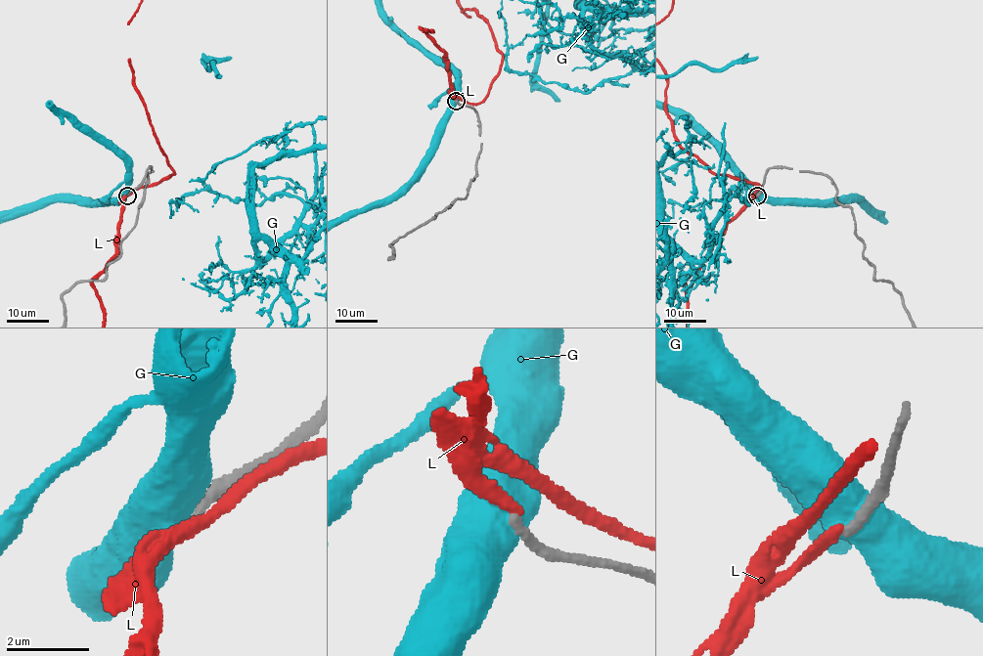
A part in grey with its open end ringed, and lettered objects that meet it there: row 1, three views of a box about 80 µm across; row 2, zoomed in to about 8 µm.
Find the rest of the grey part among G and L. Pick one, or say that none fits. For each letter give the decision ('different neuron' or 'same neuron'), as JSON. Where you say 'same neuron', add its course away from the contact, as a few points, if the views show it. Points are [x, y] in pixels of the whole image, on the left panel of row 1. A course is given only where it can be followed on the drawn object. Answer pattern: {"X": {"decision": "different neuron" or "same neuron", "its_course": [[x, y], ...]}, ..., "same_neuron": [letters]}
{"G": {"decision": "different neuron"}, "L": {"decision": "different neuron"}, "same_neuron": []}

